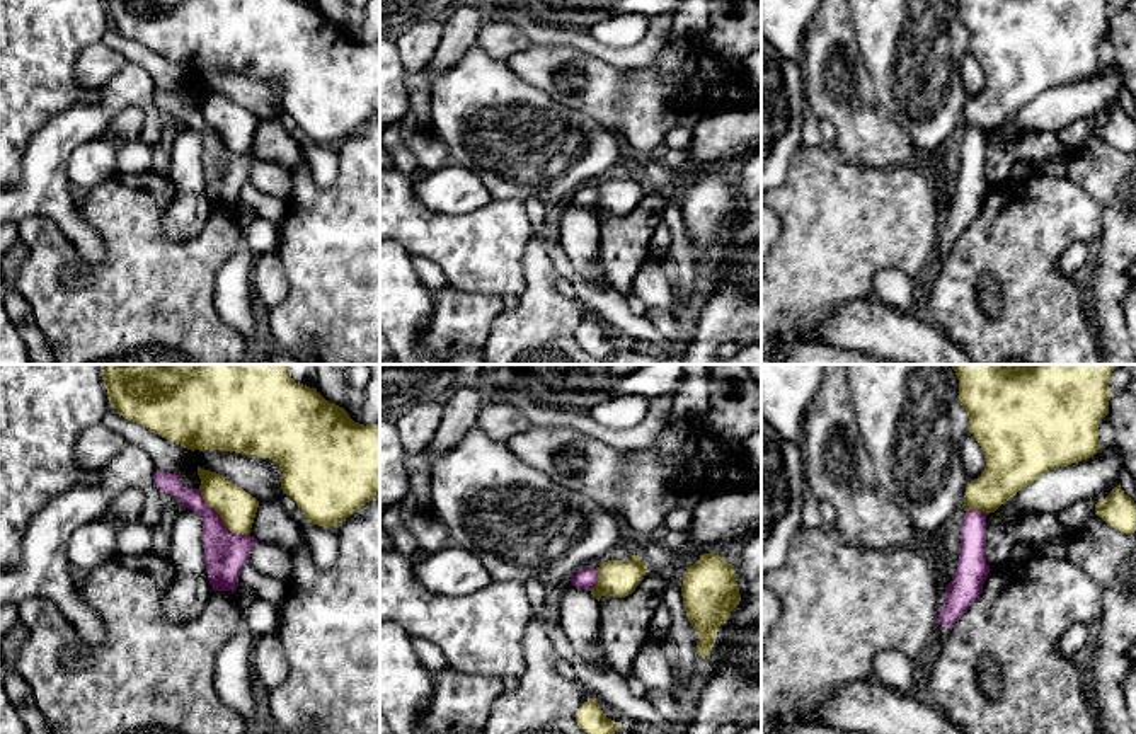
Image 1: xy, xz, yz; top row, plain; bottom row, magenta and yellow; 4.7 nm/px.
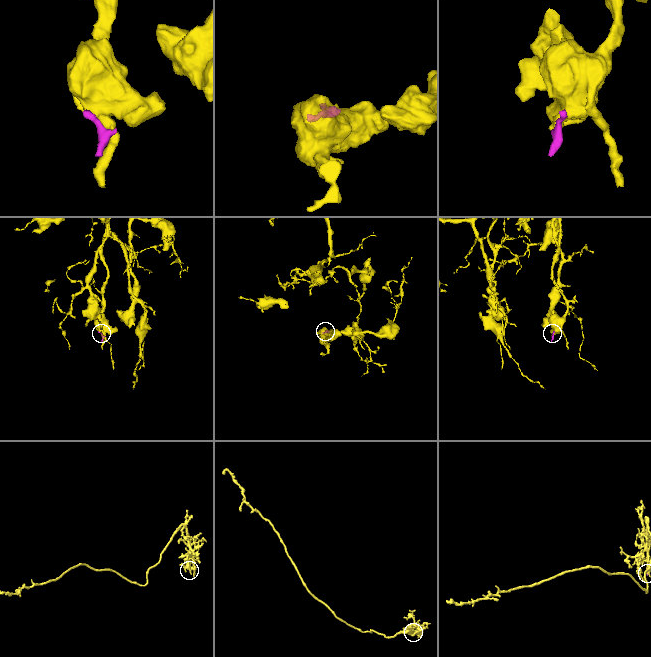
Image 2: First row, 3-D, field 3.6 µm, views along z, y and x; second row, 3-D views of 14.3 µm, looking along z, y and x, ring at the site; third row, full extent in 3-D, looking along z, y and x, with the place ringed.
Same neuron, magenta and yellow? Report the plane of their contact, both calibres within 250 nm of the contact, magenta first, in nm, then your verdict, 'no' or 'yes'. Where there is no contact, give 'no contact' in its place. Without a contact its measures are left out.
contact in xy; calibres 200 and 170 nm; no

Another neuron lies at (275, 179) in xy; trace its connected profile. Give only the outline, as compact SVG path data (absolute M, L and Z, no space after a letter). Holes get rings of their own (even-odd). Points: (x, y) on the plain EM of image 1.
M257 160L250 169L247 181L257 189L283 201L288 201L291 196L291 170L274 162Z

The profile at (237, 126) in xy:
M198 85L201 114L215 128L225 145L237 153L247 153L252 146L259 119L227 95Z

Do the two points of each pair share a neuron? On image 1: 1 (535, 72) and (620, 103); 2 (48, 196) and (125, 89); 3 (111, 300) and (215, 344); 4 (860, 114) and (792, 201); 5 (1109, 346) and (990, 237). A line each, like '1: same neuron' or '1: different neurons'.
1: same neuron
2: same neuron
3: same neuron
4: different neurons
5: different neurons

